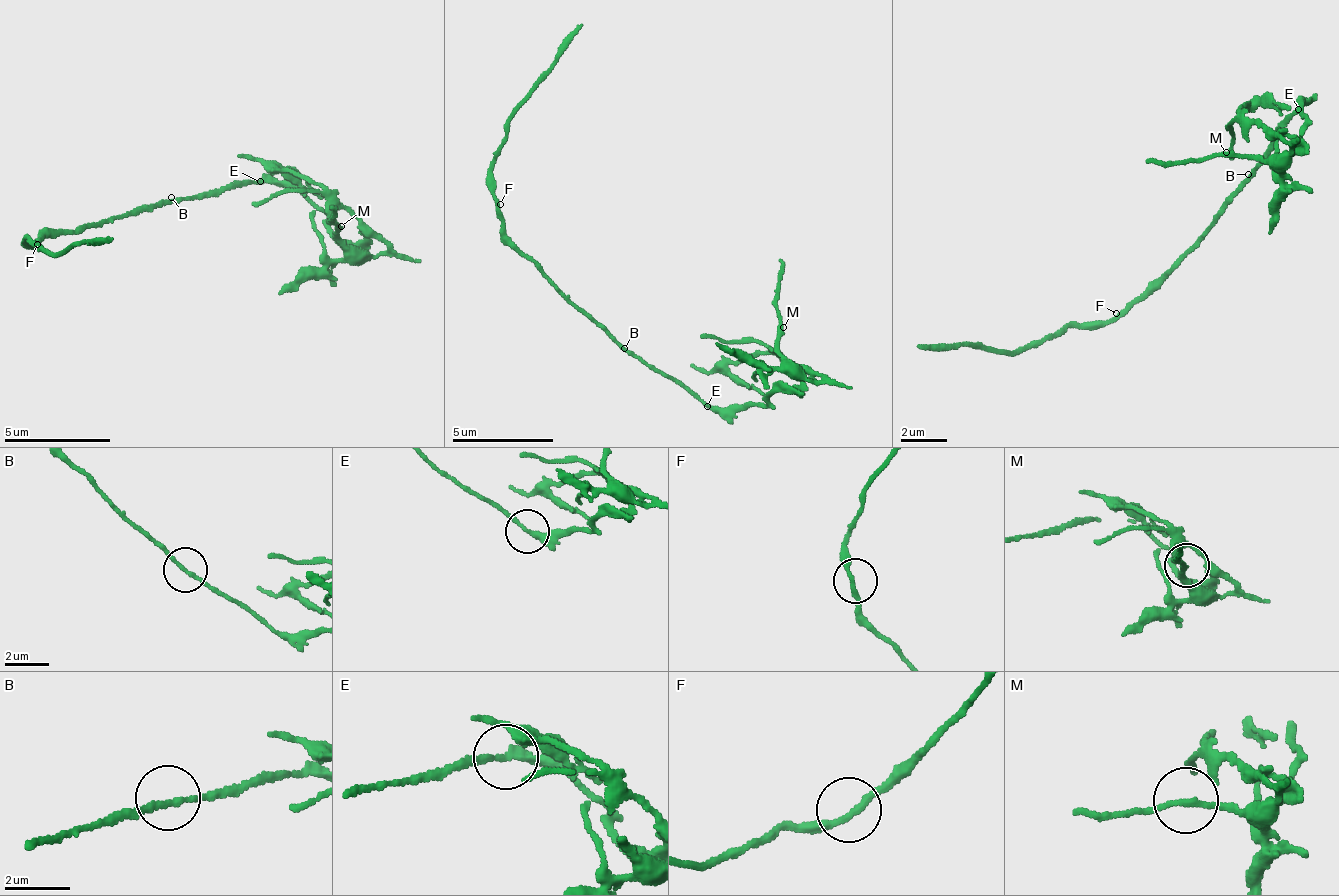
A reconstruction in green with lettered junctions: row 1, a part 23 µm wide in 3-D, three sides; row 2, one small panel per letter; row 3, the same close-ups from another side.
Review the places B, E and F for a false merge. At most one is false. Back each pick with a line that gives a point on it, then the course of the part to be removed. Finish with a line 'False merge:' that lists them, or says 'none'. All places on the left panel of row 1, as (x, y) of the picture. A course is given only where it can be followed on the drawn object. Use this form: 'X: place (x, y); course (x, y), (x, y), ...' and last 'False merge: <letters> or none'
E: place (260, 181); course (261, 182), (294, 183), (326, 225), (357, 241), (361, 224), (321, 185), (284, 172), (325, 195)
False merge: E

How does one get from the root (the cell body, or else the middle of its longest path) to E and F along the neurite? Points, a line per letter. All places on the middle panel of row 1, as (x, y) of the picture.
E: (624, 347), (640, 359), (655, 364), (666, 376), (676, 376), (708, 404)
F: (624, 347), (619, 347), (592, 319), (587, 319), (506, 233), (501, 221), (500, 204)

